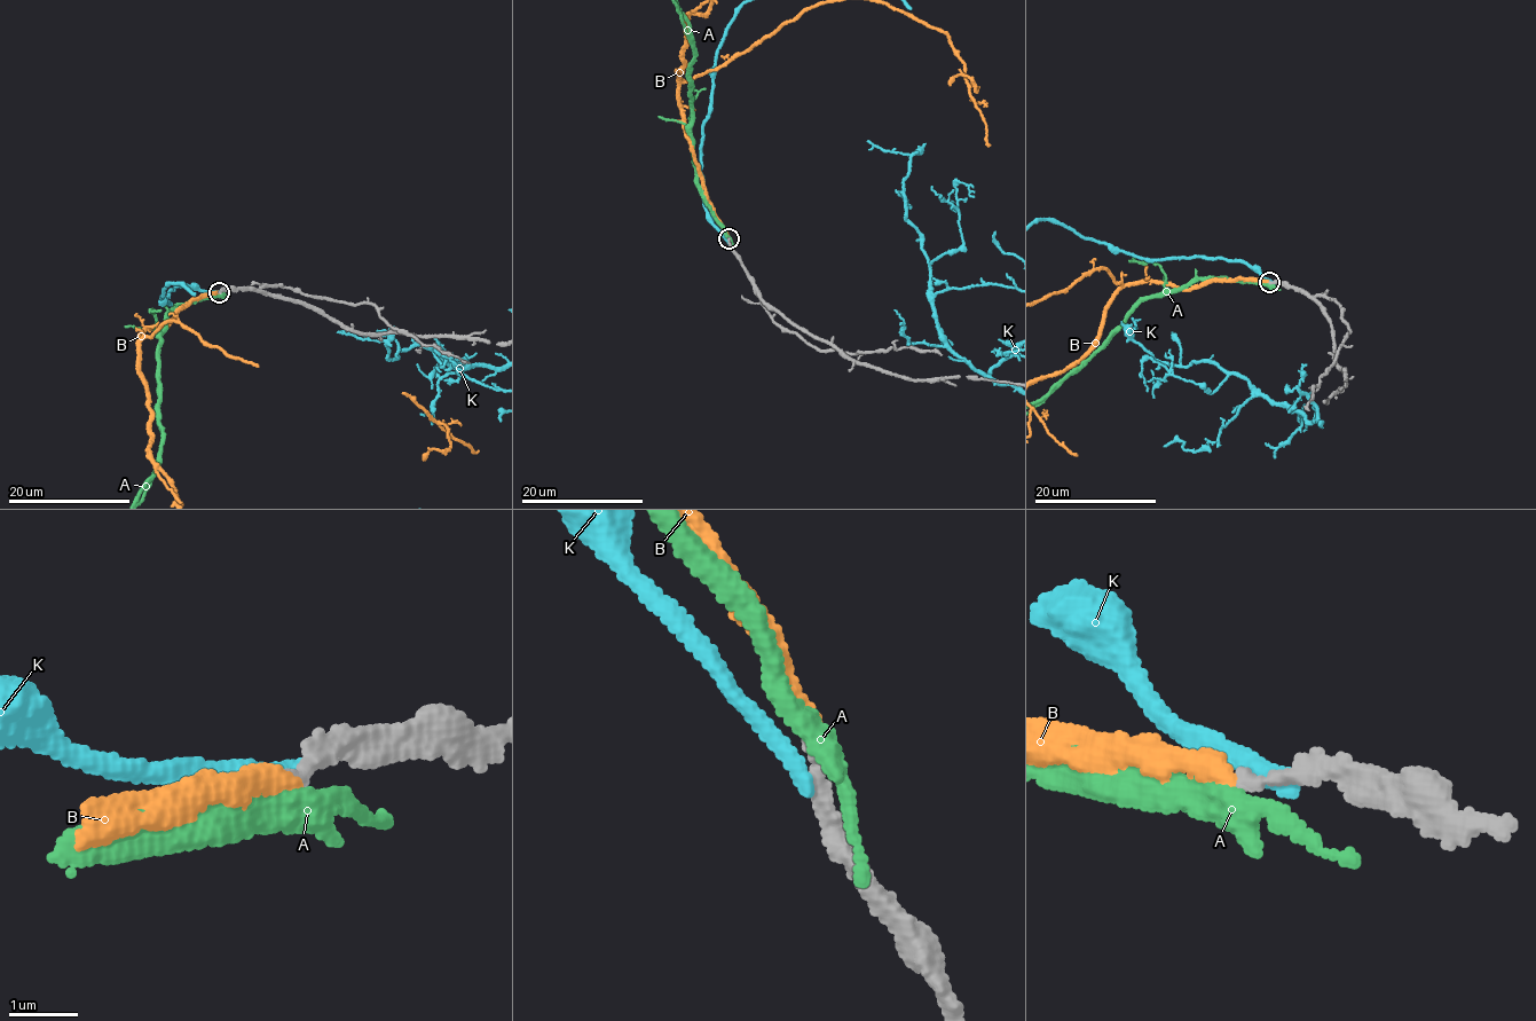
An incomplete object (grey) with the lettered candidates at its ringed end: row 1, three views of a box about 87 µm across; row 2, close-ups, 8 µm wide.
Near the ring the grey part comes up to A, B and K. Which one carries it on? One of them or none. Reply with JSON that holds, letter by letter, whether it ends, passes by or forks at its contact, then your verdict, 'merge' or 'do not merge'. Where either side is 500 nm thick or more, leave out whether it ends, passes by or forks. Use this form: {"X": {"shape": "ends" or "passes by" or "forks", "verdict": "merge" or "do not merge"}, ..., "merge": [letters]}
{"A": {"shape": "passes by", "verdict": "do not merge"}, "B": {"shape": "ends", "verdict": "merge"}, "K": {"shape": "ends", "verdict": "do not merge"}, "merge": ["B"]}

